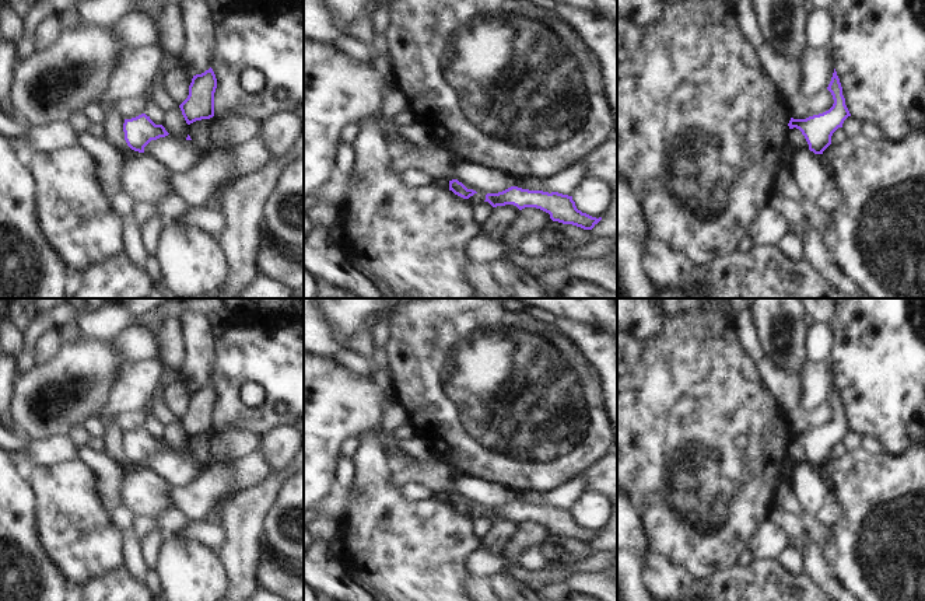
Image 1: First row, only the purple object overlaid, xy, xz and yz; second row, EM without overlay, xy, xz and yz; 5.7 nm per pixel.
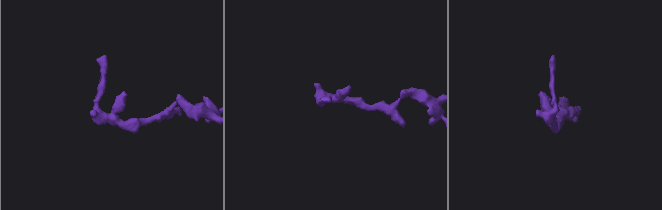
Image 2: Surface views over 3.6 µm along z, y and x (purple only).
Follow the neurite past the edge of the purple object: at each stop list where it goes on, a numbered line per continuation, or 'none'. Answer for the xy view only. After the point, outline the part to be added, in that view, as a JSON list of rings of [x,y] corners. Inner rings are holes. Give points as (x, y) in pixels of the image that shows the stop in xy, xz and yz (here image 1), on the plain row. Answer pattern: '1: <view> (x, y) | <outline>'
none

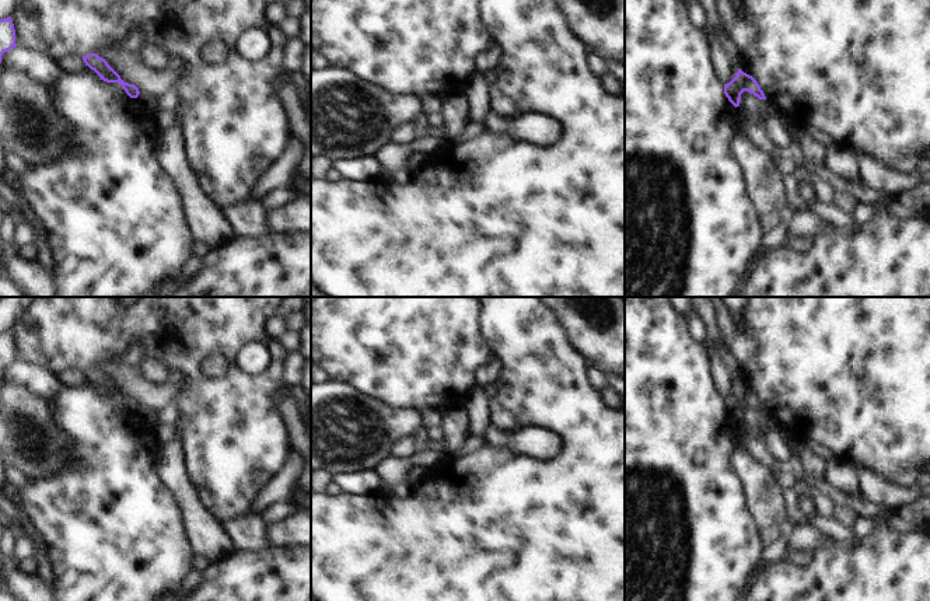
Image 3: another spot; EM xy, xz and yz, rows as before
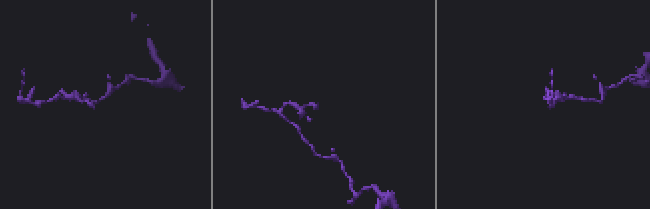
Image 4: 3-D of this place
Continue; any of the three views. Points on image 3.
none

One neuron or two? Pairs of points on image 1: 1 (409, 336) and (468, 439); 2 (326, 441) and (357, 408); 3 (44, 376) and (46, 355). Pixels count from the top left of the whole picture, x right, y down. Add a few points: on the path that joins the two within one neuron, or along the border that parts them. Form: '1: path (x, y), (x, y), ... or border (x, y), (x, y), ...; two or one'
1: path (433, 362), (433, 397), (435, 406), (442, 413); one
2: path (332, 433), (349, 416); one
3: border (65, 346), (51, 360), (35, 364); two

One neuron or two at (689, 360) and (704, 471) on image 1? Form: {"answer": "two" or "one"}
{"answer": "one"}

